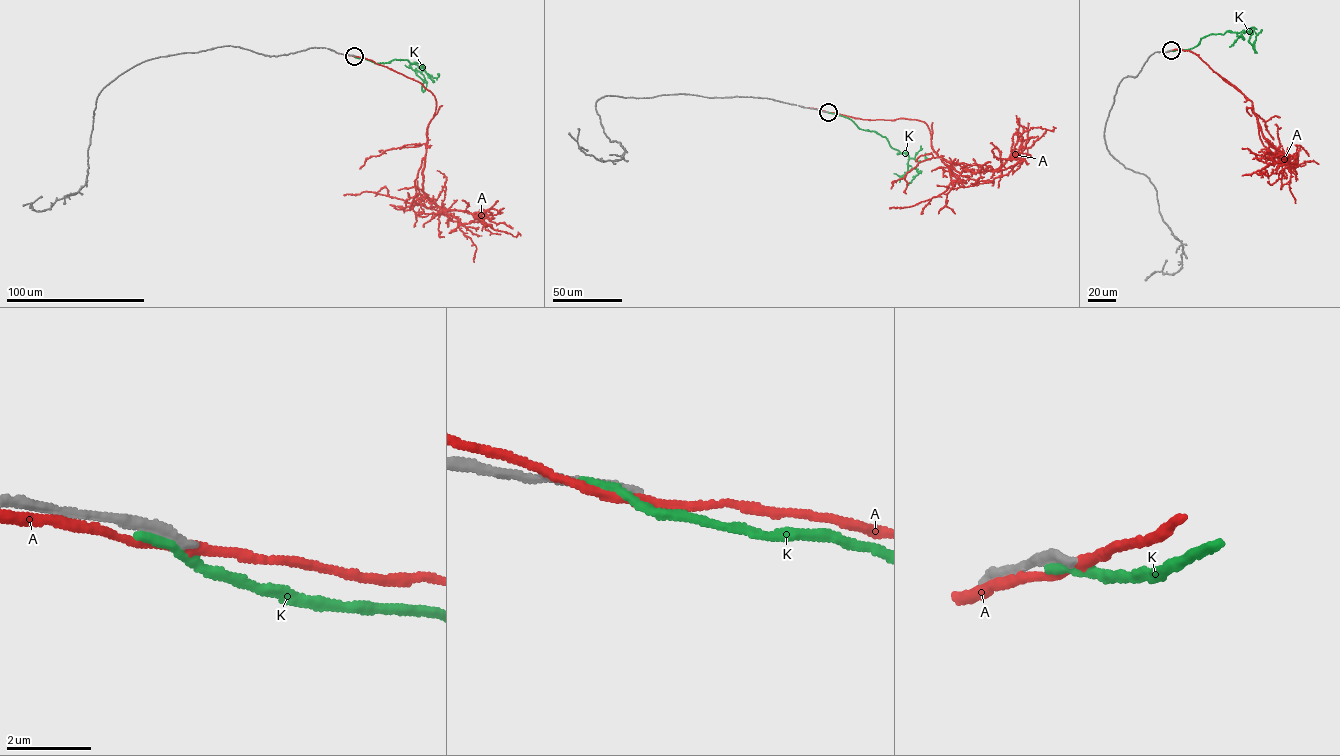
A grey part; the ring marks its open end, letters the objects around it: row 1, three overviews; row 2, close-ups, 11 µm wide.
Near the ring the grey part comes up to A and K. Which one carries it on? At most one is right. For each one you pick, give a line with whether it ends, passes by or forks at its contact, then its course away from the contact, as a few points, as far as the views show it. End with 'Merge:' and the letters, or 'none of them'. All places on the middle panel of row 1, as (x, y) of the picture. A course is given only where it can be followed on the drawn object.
Merge: none of them

